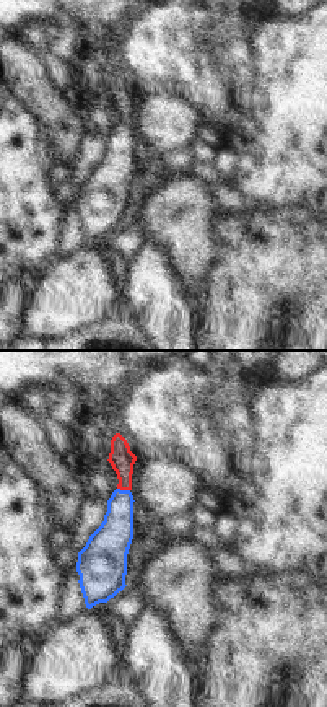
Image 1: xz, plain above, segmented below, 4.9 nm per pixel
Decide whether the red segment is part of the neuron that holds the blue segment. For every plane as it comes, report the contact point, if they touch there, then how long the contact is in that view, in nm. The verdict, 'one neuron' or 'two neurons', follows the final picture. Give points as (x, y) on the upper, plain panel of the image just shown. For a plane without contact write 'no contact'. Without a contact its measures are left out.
(124, 126) | 70 nm

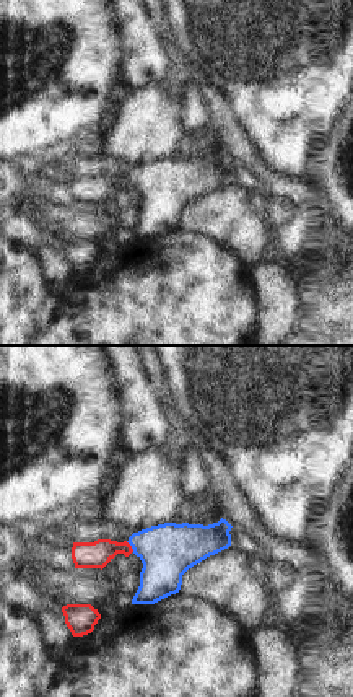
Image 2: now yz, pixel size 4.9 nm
(130, 179) | 70 nm

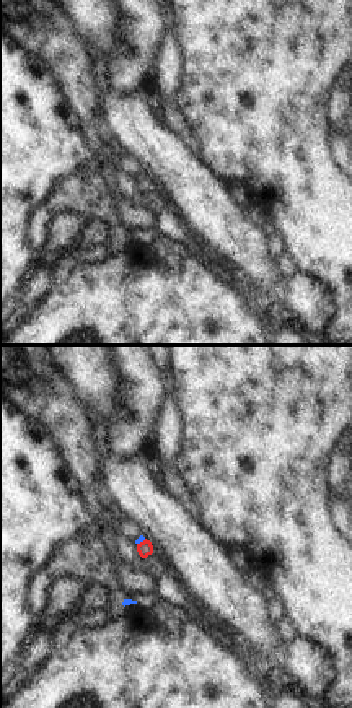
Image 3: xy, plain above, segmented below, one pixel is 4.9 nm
(140, 176) | 50 nm

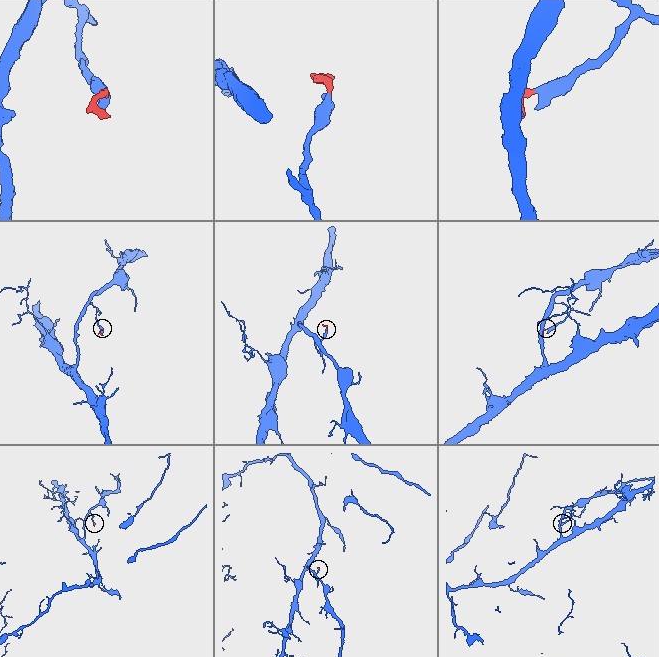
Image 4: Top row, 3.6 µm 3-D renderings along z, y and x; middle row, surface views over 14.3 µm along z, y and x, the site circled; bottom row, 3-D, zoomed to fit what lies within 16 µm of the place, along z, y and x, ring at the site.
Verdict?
one neuron

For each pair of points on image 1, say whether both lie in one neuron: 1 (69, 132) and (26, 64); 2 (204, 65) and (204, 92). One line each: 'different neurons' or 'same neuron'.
1: same neuron
2: same neuron

